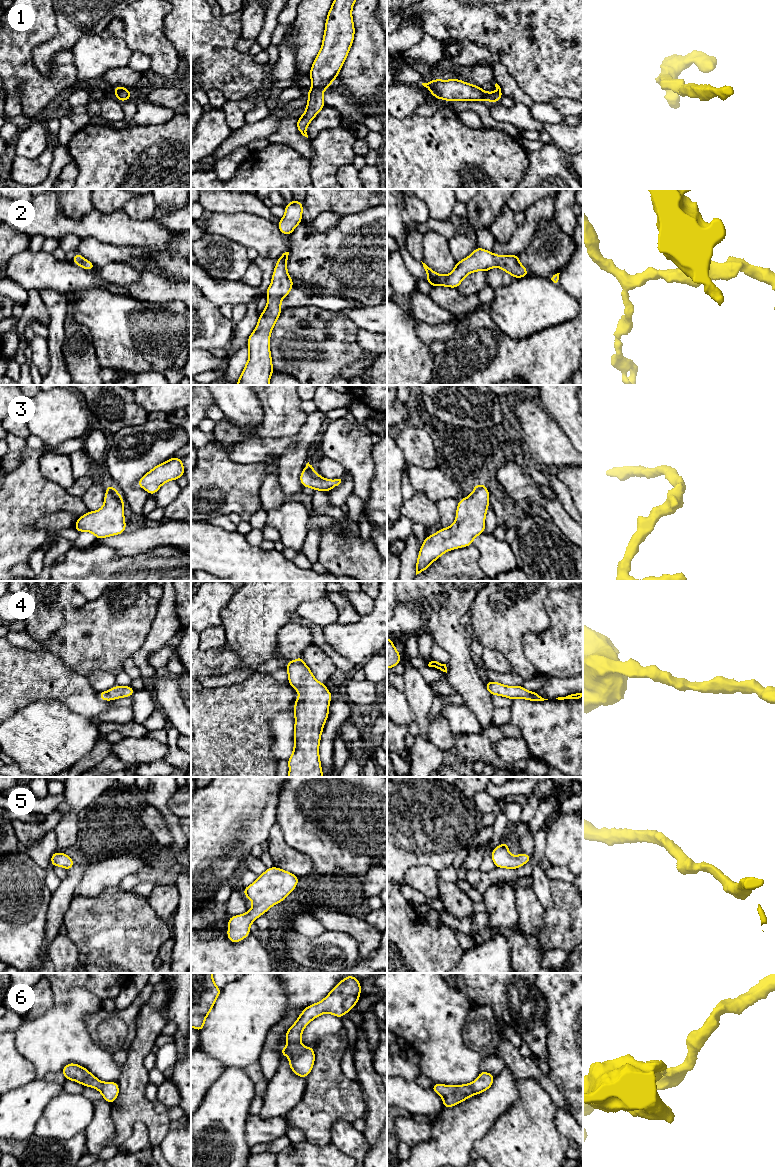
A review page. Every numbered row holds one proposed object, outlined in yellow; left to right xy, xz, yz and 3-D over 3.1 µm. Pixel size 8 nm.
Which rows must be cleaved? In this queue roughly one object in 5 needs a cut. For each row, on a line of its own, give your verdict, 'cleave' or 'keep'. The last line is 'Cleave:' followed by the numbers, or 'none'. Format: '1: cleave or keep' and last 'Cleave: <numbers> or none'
1: keep
2: keep
3: keep
4: keep
5: keep
6: keep
Cleave: none

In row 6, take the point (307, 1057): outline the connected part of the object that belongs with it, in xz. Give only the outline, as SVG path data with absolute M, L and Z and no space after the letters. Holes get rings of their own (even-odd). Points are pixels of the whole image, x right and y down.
M353 975L345 977L322 1001L306 1007L287 1030L287 1047L280 1048L280 1055L289 1056L289 1066L297 1076L306 1078L315 1062L314 1047L304 1047L301 1044L305 1026L324 1013L333 1014L341 1019L360 999L361 988L360 982Z

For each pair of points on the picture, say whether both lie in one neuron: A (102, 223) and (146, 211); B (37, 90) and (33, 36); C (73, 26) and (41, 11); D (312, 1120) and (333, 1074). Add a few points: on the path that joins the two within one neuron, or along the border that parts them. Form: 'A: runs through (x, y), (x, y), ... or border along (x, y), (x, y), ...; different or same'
A: border along (120, 209), (133, 219), (150, 220); different
B: runs through (24, 77), (21, 74), (21, 49); same
C: border along (55, 10), (56, 33), (47, 40); different
D: runs through (318, 1109), (327, 1098), (327, 1085); same

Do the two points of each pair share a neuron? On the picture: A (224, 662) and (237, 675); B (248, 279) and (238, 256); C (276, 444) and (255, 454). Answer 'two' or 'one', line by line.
A: two
B: two
C: one

